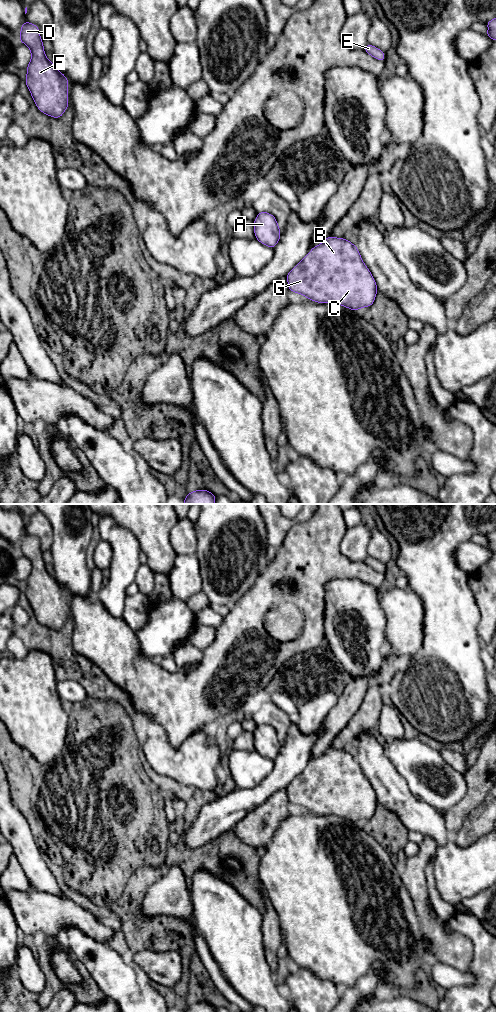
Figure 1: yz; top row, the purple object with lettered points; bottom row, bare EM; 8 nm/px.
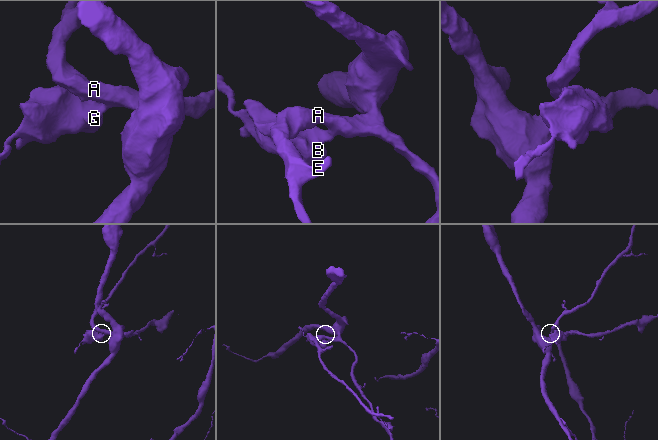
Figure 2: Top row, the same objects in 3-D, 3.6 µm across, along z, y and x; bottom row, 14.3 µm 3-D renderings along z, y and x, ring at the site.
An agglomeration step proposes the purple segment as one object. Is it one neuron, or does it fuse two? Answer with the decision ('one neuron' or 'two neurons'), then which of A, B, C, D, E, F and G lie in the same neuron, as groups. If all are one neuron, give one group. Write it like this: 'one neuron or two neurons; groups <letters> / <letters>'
one neuron; groups A B C D E F G

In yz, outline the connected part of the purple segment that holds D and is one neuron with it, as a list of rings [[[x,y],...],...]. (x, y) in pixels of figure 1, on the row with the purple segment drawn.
[[[23,22],[20,31],[20,42],[30,48],[31,60],[27,66],[26,85],[32,95],[37,108],[44,114],[53,118],[60,118],[67,107],[68,103],[68,79],[59,72],[54,63],[50,62],[44,52],[43,41],[40,38],[39,28],[32,23]]]

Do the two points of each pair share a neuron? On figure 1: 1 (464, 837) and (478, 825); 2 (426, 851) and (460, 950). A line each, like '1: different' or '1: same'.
1: same
2: same

